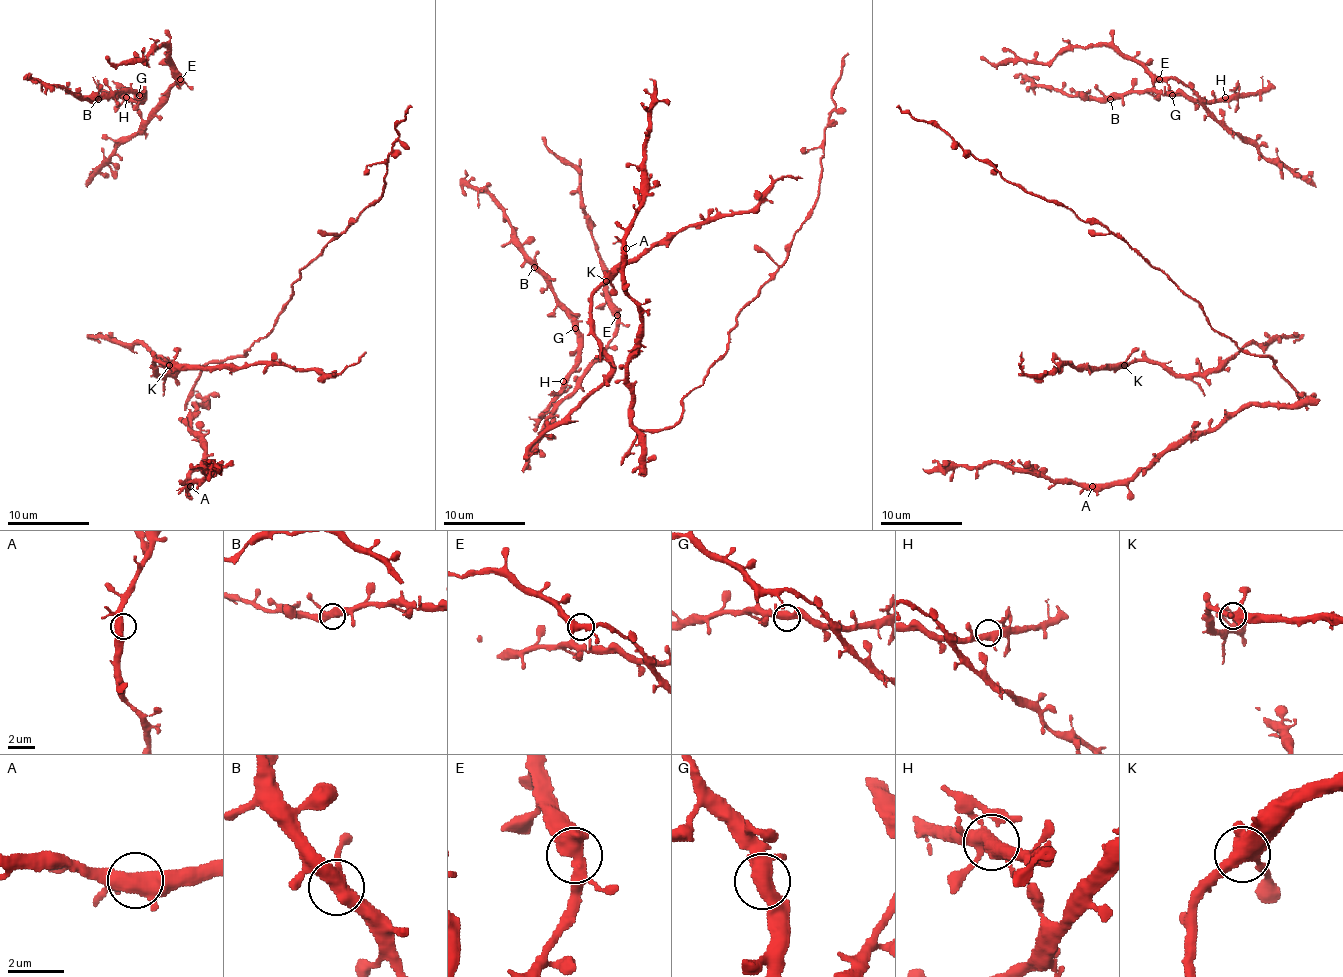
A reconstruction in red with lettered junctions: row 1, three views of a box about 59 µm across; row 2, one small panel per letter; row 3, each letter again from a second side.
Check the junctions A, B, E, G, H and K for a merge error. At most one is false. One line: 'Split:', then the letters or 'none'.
Split: none

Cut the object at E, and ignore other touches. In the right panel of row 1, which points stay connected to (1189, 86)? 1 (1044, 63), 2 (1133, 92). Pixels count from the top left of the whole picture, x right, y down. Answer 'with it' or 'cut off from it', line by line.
1: cut off from it
2: with it

